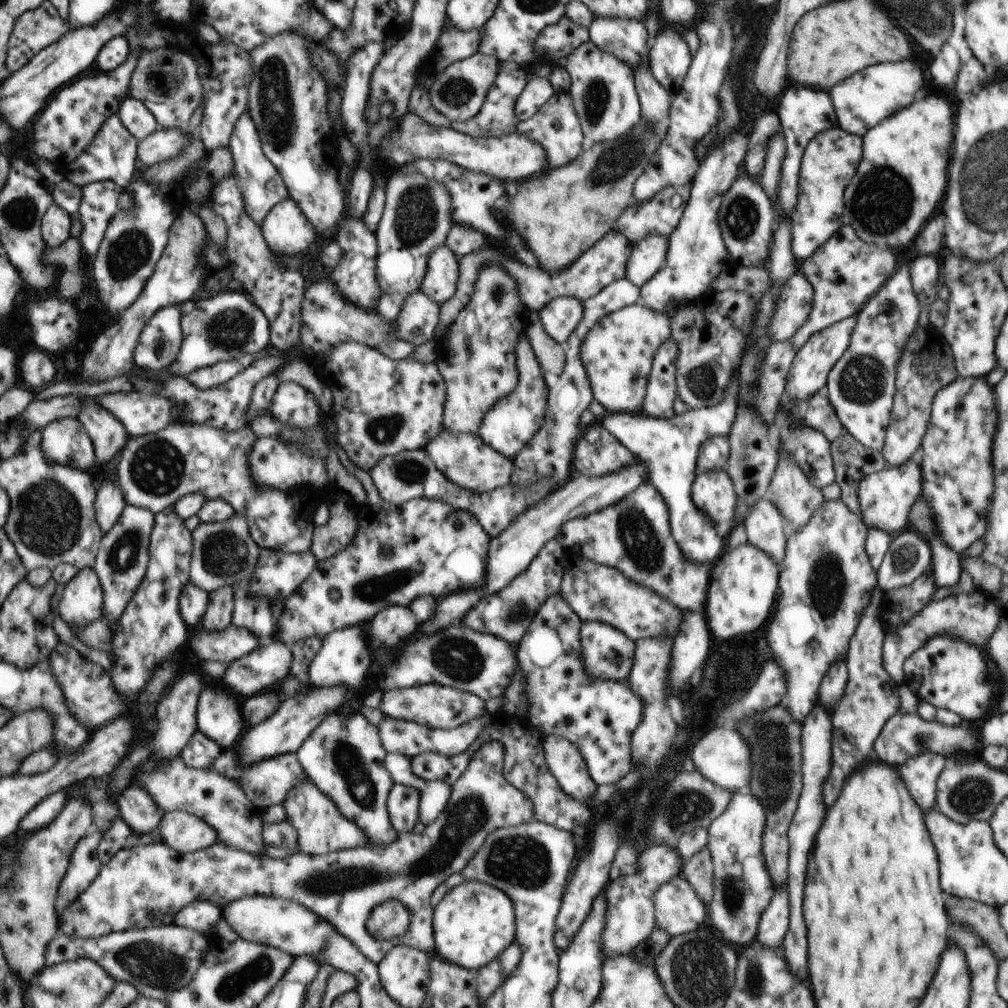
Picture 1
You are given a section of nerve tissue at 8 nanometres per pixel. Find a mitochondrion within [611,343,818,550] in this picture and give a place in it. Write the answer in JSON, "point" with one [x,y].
{"point":[701,381]}

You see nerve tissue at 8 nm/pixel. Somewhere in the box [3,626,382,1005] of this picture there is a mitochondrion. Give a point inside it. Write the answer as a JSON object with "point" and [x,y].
{"point":[153,965]}

